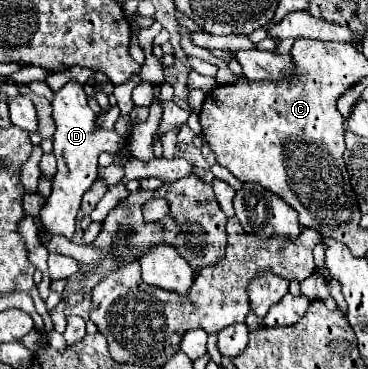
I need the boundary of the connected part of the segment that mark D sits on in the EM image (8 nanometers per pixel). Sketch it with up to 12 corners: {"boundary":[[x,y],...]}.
{"boundary":[[80,83],[54,93],[58,171],[40,211],[46,237],[72,239],[98,155],[126,141],[96,123]]}

